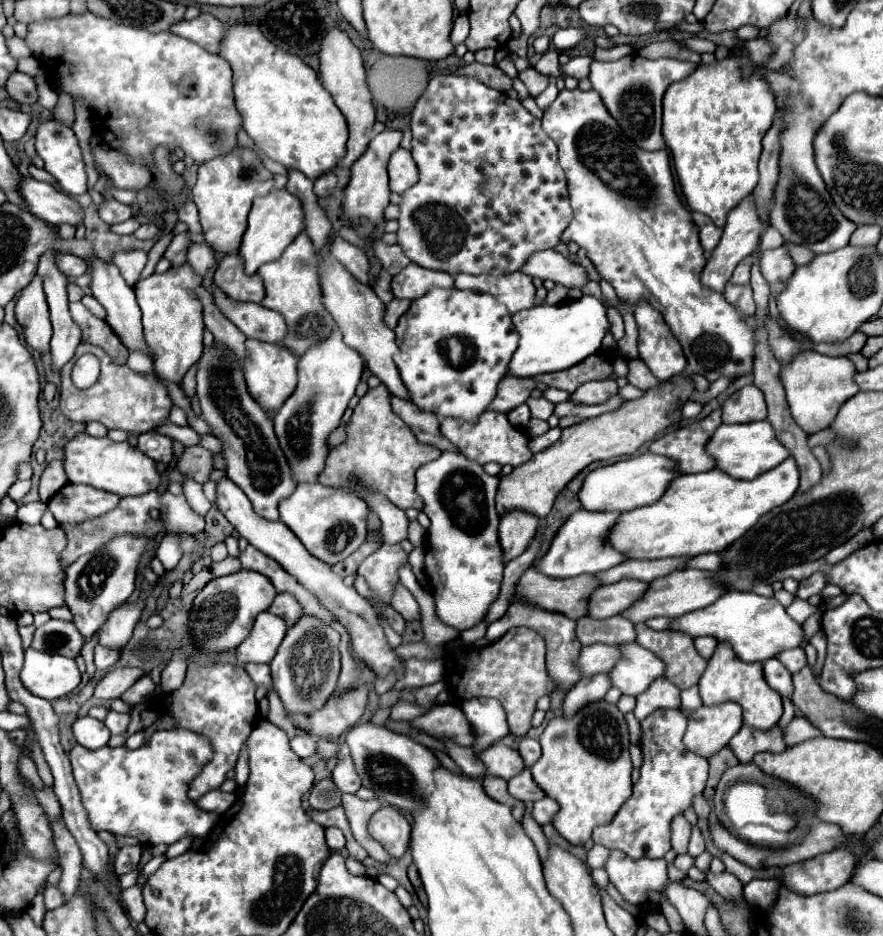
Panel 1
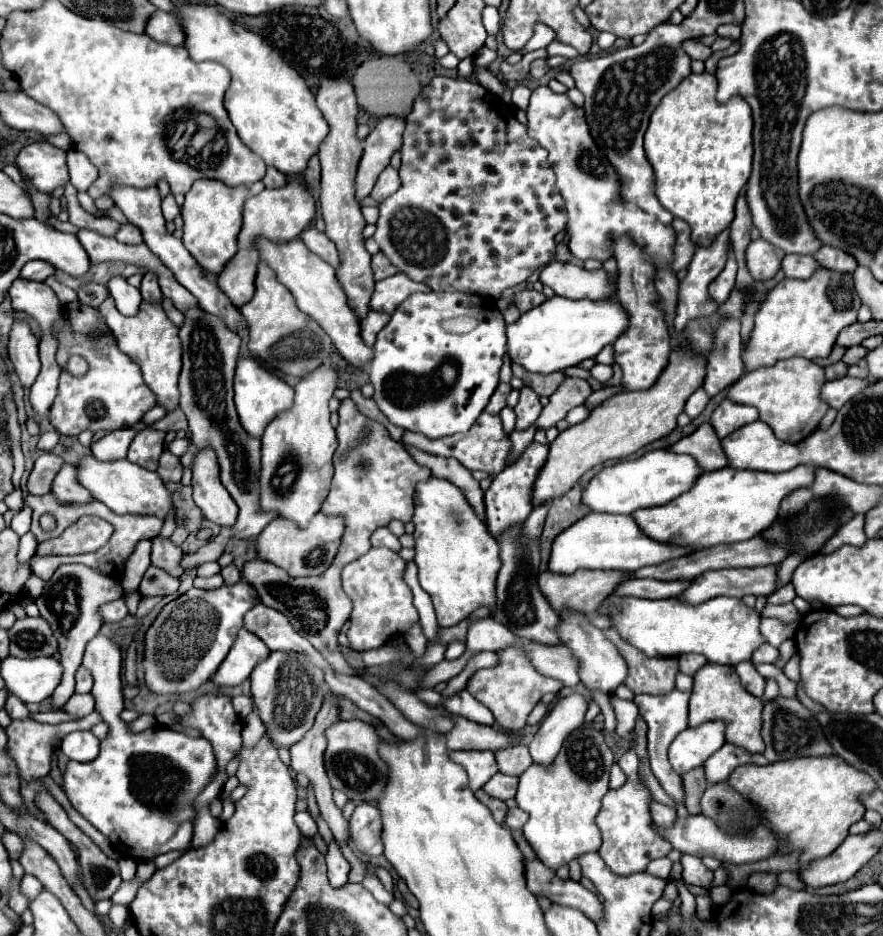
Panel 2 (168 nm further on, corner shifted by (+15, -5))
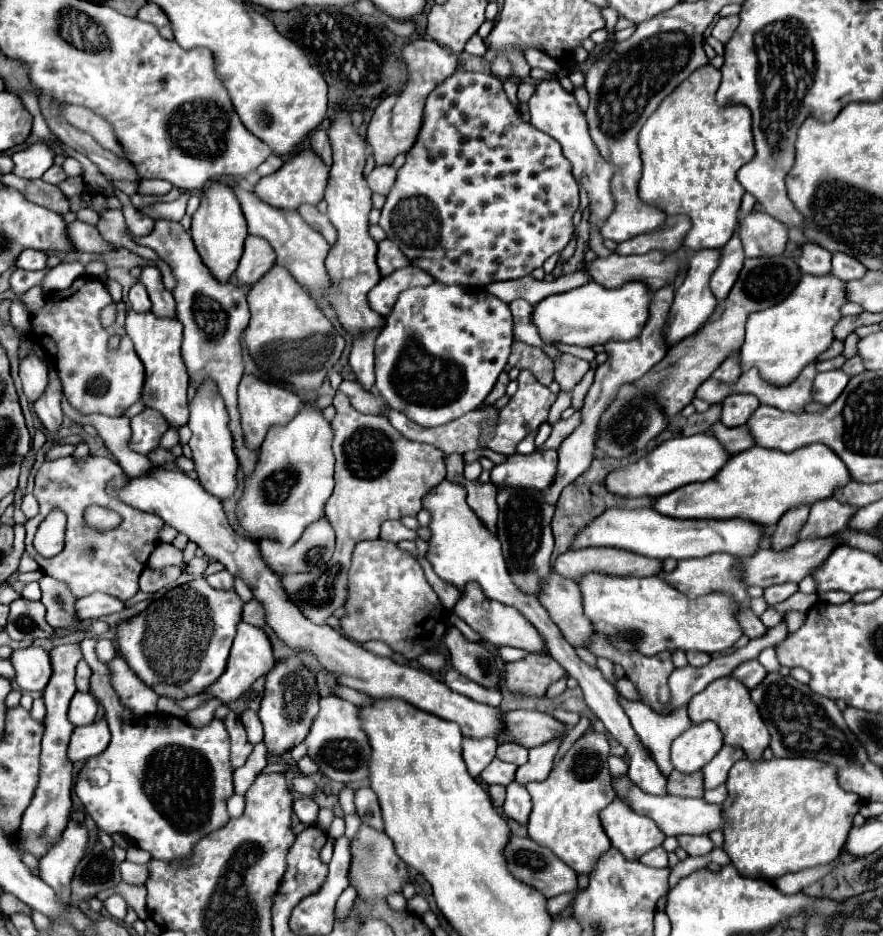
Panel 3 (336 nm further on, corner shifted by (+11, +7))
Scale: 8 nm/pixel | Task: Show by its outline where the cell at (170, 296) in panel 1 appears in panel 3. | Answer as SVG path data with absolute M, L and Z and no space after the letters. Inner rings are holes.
M127 314L127 334L135 344L135 352L139 354L145 366L145 382L141 392L141 402L147 408L153 408L163 414L171 428L181 428L189 420L189 402L187 402L187 366L181 356L181 340L183 340L183 326L179 320L169 322L169 318L157 318L155 314Z

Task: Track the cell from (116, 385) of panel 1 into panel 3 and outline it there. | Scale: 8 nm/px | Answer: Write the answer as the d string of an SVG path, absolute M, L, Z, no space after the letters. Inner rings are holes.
M79 276L69 290L57 290L45 296L43 308L31 314L31 336L43 338L43 348L51 354L63 392L69 402L83 414L121 416L141 396L145 378L143 362L139 360L131 338L125 334L127 304L117 302L117 322L111 328L103 328L99 314L111 304L113 298L107 292L105 282L91 276ZM121 336L119 350L109 350L109 338Z

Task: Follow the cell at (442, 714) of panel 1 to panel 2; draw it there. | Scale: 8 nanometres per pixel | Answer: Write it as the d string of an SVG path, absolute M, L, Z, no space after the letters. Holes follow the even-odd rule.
M453 716L453 728L445 734L449 750L501 750L511 744L511 734L501 734L493 726L481 726L467 718Z

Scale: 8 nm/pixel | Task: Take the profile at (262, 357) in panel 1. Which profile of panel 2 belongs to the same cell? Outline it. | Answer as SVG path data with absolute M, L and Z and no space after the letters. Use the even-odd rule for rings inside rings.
M239 356L235 370L235 406L243 428L251 436L261 438L265 426L269 424L269 418L281 410L287 410L289 404L293 404L293 388L285 380L267 372L253 356Z

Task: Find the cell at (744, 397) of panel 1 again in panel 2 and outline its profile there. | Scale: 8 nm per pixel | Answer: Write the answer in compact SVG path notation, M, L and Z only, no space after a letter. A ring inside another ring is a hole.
M723 400L713 416L711 416L711 426L715 428L717 436L719 438L725 438L729 436L733 430L745 426L745 424L751 424L759 418L759 412L753 408L753 406L747 406L747 404L739 404L739 402L733 402L733 400Z

